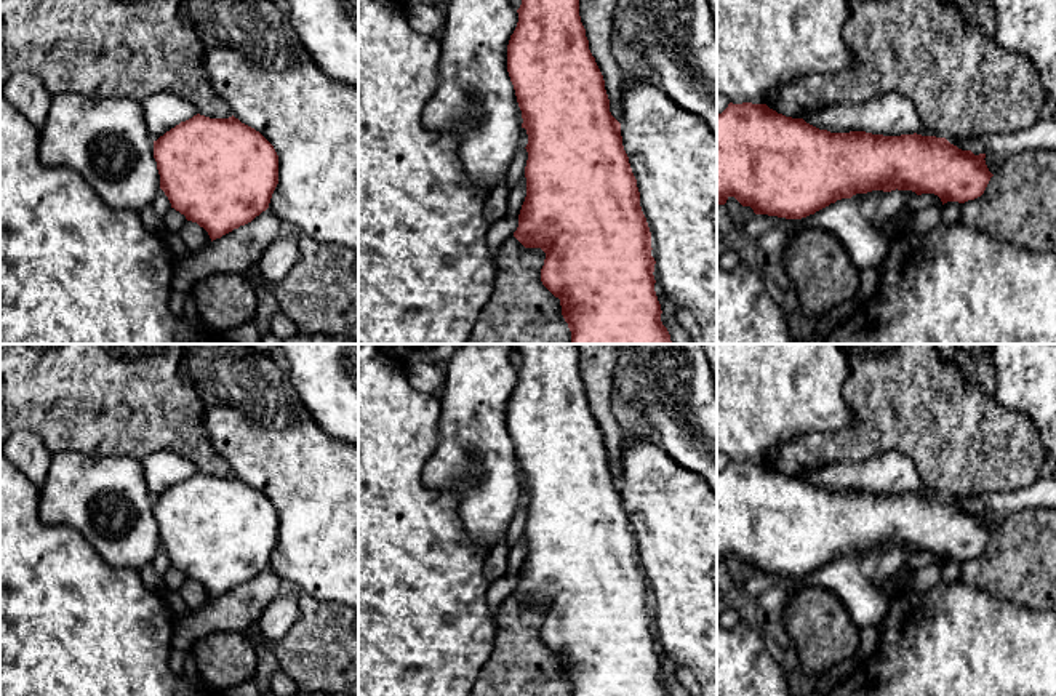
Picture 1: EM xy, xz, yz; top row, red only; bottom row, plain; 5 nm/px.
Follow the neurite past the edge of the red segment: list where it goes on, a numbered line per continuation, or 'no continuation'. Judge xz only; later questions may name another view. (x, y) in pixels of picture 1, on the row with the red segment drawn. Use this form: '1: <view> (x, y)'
no continuation

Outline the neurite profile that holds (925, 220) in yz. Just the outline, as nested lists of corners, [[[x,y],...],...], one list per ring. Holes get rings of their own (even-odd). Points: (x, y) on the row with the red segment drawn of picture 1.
[[[941,205],[926,206],[917,211],[912,219],[901,229],[907,234],[928,234],[941,222]]]

